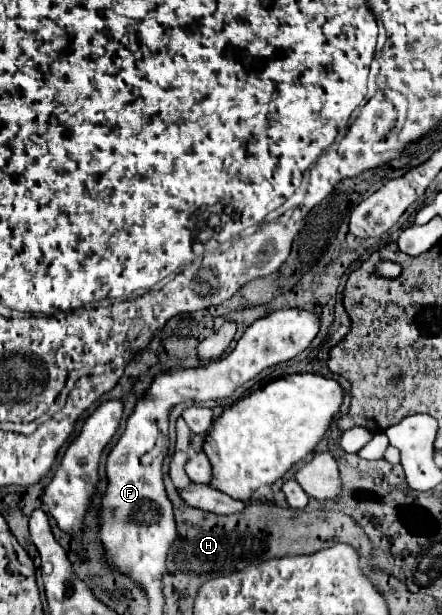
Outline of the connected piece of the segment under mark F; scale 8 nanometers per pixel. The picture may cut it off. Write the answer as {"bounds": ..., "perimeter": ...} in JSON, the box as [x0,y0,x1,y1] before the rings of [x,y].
{"bounds":[101,308,321,596],"perimeter":[[[305,308],[275,310],[275,312],[267,314],[265,318],[255,320],[245,330],[231,354],[227,354],[225,358],[219,358],[207,366],[201,366],[201,368],[173,368],[173,370],[159,374],[153,380],[147,394],[137,402],[133,414],[127,420],[125,432],[121,434],[117,446],[109,452],[109,458],[107,458],[109,486],[107,486],[107,494],[101,502],[101,506],[103,506],[101,508],[101,542],[107,550],[107,560],[111,564],[115,564],[121,572],[129,574],[135,582],[139,582],[145,588],[147,596],[149,596],[149,574],[165,574],[167,554],[177,538],[177,522],[173,518],[173,504],[169,502],[169,496],[167,496],[165,484],[163,484],[163,462],[165,462],[165,456],[169,450],[169,420],[167,420],[169,408],[173,408],[181,402],[199,404],[199,402],[223,400],[227,396],[231,396],[239,386],[243,386],[245,382],[255,378],[261,370],[281,364],[281,362],[287,362],[287,360],[295,358],[297,354],[301,354],[313,342],[313,338],[319,334],[319,330],[321,330],[321,320],[311,310],[305,310]]]}

